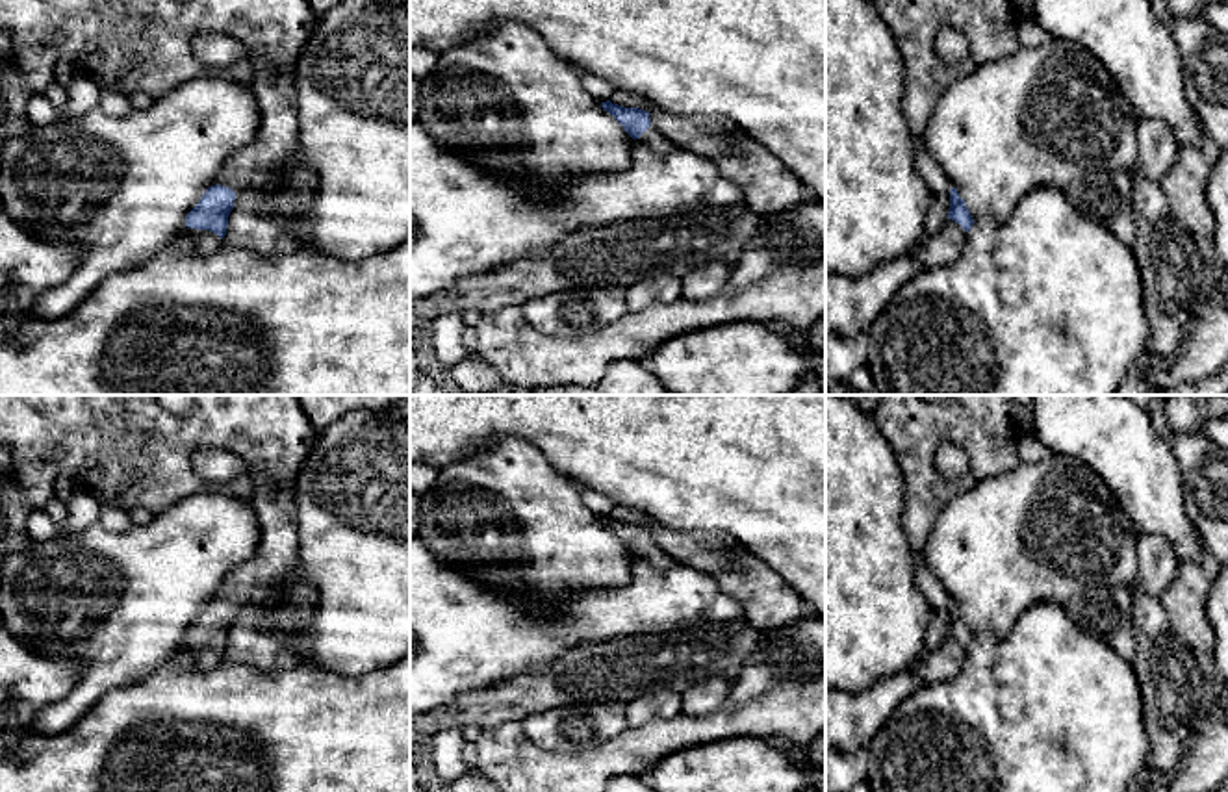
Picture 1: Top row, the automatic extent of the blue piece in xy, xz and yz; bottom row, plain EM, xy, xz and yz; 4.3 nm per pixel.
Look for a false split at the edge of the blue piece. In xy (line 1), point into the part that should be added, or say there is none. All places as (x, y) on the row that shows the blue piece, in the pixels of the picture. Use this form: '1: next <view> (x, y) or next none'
1: next xy (275, 91)

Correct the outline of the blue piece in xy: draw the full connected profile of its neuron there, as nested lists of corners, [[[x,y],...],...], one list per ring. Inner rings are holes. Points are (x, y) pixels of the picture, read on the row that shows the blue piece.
[[[256,65],[252,89],[260,106],[260,132],[249,147],[226,158],[217,184],[208,187],[185,215],[185,226],[178,234],[195,243],[198,250],[210,254],[221,249],[236,195],[260,187],[293,156],[299,134],[293,76],[295,67]]]

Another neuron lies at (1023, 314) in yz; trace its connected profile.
[[[1041,185],[1026,193],[1000,226],[991,221],[974,221],[966,232],[965,250],[955,262],[944,267],[924,267],[896,291],[868,328],[866,365],[879,395],[1115,395],[1122,380],[1146,360],[1148,341],[1143,280],[1130,243],[1083,217],[1065,191]]]

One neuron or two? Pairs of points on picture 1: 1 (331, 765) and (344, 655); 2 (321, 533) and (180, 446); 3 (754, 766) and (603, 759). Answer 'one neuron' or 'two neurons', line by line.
1: two neurons
2: two neurons
3: two neurons

